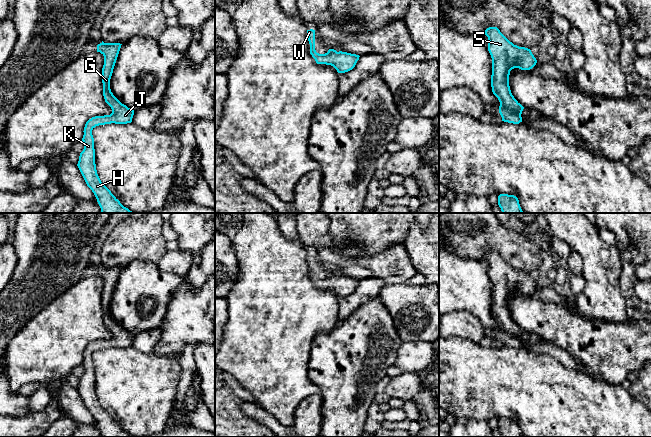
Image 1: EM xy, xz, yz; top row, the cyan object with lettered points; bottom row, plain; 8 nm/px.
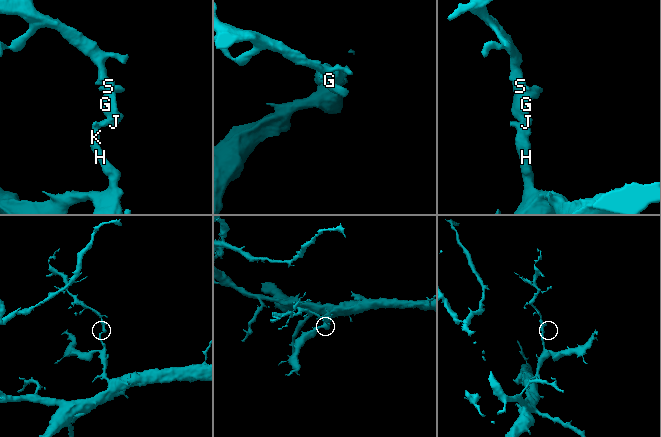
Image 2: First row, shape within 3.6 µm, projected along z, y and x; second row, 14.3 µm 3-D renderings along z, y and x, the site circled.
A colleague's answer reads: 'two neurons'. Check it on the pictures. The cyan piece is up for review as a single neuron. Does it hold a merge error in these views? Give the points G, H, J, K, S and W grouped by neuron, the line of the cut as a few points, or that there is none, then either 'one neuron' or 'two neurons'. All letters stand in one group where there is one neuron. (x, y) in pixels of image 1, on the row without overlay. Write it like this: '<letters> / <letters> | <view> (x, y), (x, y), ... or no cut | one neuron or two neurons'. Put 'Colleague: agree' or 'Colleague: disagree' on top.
Colleague: disagree
G H J K S W | no cut | one neuron

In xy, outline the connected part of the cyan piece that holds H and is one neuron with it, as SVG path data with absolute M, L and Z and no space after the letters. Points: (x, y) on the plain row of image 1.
M104 267L97 269L97 276L104 280L102 292L103 320L105 326L111 331L110 339L95 340L89 343L84 351L82 365L84 373L80 377L78 392L87 408L94 417L101 432L101 437L134 437L124 431L111 415L101 406L95 388L95 373L92 354L99 349L127 348L132 346L134 334L122 328L111 316L110 303L121 272L120 267Z

